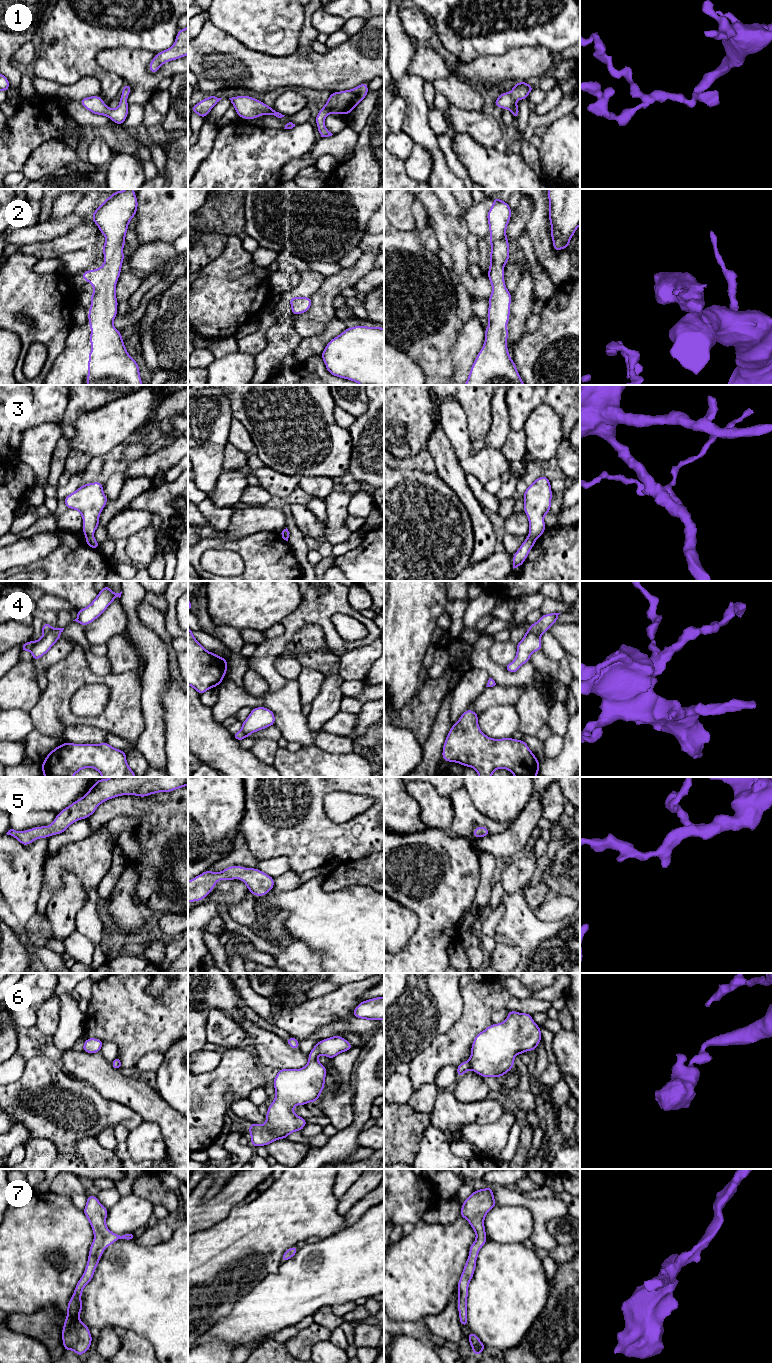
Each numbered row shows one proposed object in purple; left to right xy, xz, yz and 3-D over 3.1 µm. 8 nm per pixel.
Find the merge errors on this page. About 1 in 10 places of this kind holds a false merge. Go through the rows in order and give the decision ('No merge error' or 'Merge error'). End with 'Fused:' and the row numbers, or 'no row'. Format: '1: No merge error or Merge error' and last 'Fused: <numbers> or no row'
1: No merge error
2: No merge error
3: No merge error
4: Merge error
5: No merge error
6: No merge error
7: No merge error
Fused: 4

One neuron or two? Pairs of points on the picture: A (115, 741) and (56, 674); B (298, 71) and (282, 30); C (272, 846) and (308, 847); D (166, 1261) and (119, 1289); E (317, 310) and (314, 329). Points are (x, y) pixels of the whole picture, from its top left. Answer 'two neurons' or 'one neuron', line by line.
A: two neurons
B: two neurons
C: one neuron
D: one neuron
E: two neurons

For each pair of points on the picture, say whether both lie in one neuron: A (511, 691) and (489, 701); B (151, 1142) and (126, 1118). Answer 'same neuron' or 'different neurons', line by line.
A: same neuron
B: different neurons

